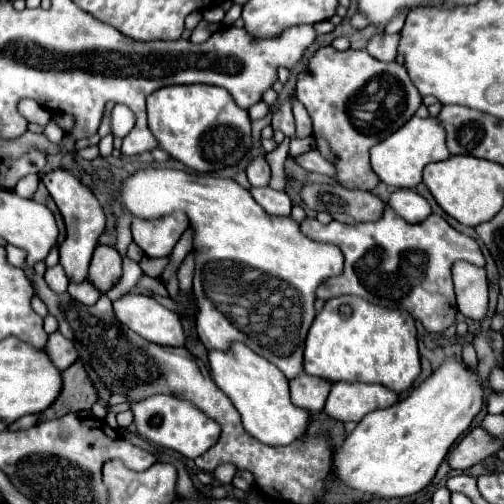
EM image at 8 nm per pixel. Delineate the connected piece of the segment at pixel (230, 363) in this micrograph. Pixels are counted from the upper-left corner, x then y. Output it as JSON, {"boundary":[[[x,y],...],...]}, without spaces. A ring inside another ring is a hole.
{"boundary":[[[236,343],[230,351],[208,351],[214,383],[230,397],[242,417],[242,425],[264,445],[290,445],[306,433],[310,413],[292,405],[288,379],[264,357],[250,351],[244,343]]]}

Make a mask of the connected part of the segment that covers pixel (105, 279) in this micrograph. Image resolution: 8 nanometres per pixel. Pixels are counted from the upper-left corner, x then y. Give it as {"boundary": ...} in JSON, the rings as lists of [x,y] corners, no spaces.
{"boundary":[[[98,245],[90,263],[88,279],[96,283],[96,287],[106,293],[120,281],[122,275],[122,257],[112,245]]]}

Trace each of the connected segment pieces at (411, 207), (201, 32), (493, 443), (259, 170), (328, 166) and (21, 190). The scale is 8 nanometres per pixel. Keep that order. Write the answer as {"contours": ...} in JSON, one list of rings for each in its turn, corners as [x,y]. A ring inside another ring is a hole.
{"contours":[[[[398,189],[396,193],[392,193],[388,203],[408,223],[424,221],[432,213],[430,203],[422,195],[418,195],[416,191],[412,191],[412,189]]],[[[202,19],[202,21],[198,23],[198,27],[192,31],[192,37],[190,37],[190,41],[206,41],[206,39],[212,35],[212,31],[208,29],[208,25],[210,25],[210,23]]],[[[476,427],[470,433],[466,433],[462,437],[462,441],[450,451],[448,465],[450,465],[450,469],[464,471],[464,469],[484,461],[486,457],[494,455],[498,449],[502,449],[502,441],[492,437],[490,433],[486,433],[482,427]]],[[[256,157],[250,165],[248,165],[248,181],[252,187],[268,187],[270,183],[270,167],[266,163],[264,157]]],[[[310,149],[310,151],[302,153],[302,155],[298,155],[296,157],[296,163],[304,171],[308,171],[308,173],[320,173],[320,175],[326,175],[326,177],[334,177],[336,175],[336,167],[330,161],[326,161],[320,155],[318,149]]],[[[26,175],[24,179],[20,179],[20,183],[18,183],[18,189],[14,189],[20,197],[26,197],[26,199],[30,199],[32,195],[34,195],[34,191],[38,189],[38,183],[40,183],[40,179],[42,179],[42,175]]]]}

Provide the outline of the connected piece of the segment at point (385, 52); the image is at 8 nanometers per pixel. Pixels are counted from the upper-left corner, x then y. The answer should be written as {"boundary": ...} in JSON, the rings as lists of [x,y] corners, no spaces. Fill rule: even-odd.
{"boundary":[[[376,33],[368,41],[366,51],[372,57],[376,57],[378,61],[394,61],[396,59],[396,51],[398,51],[398,39],[400,39],[400,33],[394,33],[394,35]]]}

